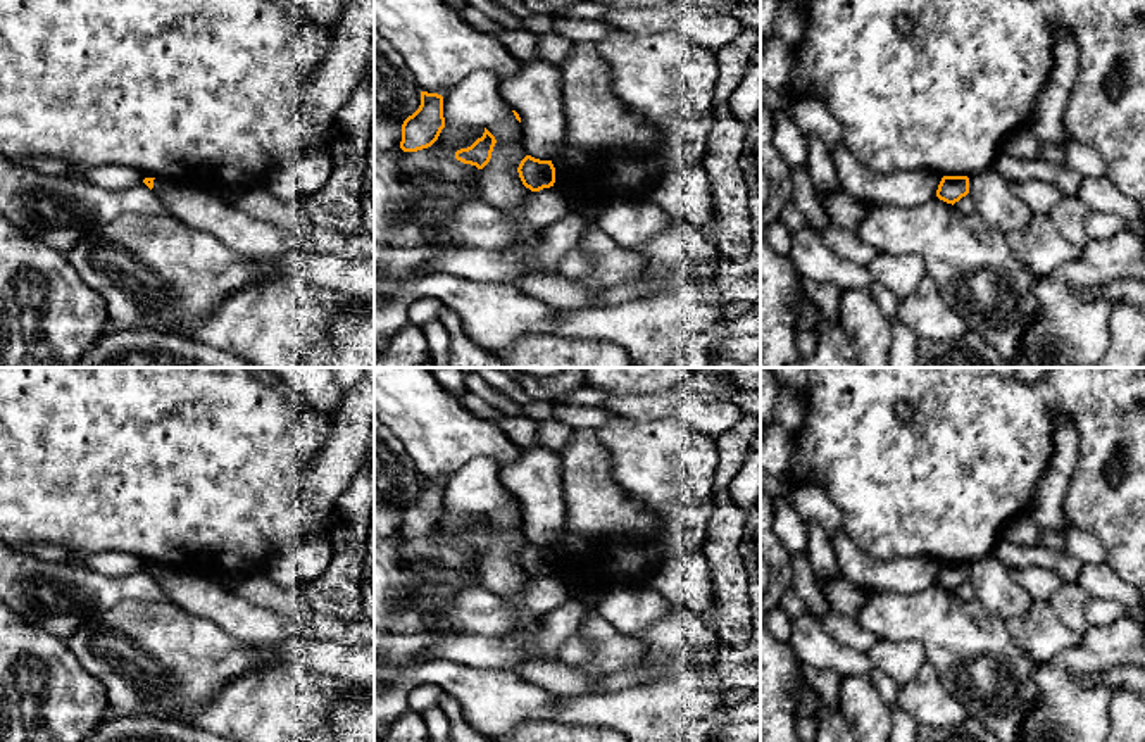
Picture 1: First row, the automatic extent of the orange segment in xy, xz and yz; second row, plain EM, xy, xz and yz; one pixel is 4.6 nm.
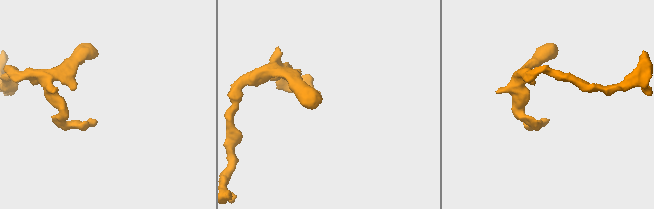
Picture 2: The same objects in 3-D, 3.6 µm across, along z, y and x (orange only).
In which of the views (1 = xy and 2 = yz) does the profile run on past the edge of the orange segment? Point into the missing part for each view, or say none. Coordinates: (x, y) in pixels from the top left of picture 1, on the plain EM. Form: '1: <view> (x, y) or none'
1: none
2: none

